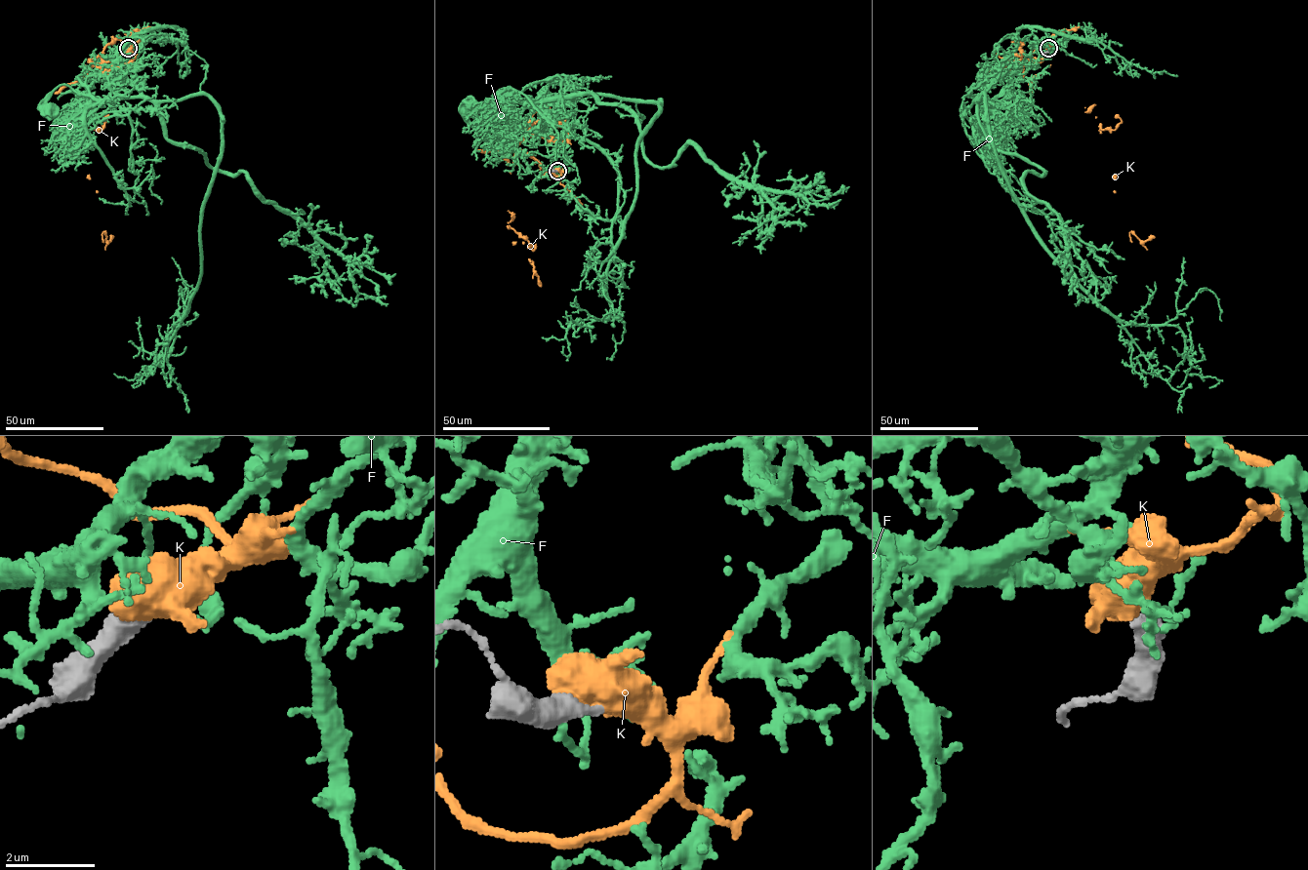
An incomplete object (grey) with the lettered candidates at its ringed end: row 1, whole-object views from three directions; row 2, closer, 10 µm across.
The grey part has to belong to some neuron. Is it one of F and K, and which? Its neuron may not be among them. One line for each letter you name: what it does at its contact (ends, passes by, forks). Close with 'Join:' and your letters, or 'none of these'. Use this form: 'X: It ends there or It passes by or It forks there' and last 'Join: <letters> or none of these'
K: It ends there
Join: K

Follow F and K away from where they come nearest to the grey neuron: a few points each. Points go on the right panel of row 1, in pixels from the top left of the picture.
F: (1049, 49), (1027, 39), (1013, 53), (982, 96), (995, 99), (1013, 89), (989, 111)
K: (1048, 48), (1050, 39), (1029, 59), (1049, 66), (1111, 133), (1114, 191), (1131, 231), (1142, 241), (1154, 236)

